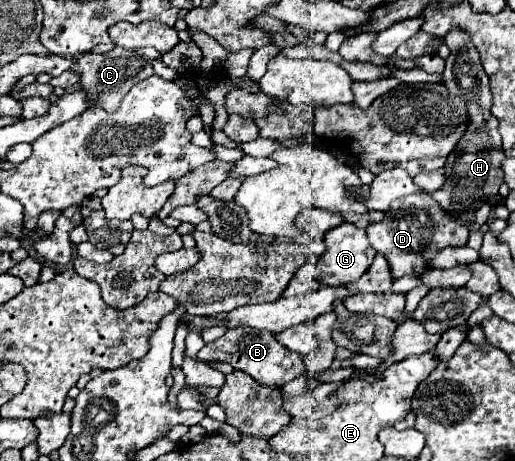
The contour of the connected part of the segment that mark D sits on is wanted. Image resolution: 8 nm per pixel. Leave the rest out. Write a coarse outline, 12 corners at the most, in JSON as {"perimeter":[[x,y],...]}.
{"perimeter":[[427,192],[395,200],[367,226],[395,278],[423,274],[437,250],[465,246]]}

